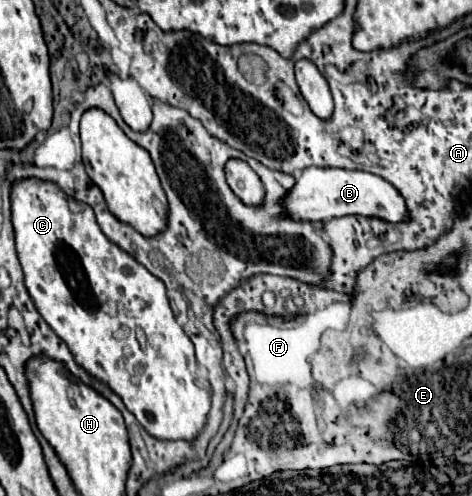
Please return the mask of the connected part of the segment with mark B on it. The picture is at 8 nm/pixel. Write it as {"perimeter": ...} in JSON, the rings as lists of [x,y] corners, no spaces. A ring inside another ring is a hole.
{"perimeter":[[[306,167],[296,185],[280,199],[282,215],[294,221],[326,221],[342,215],[364,215],[380,217],[392,223],[408,219],[406,203],[398,191],[382,177],[366,171],[350,171],[336,167]]]}

